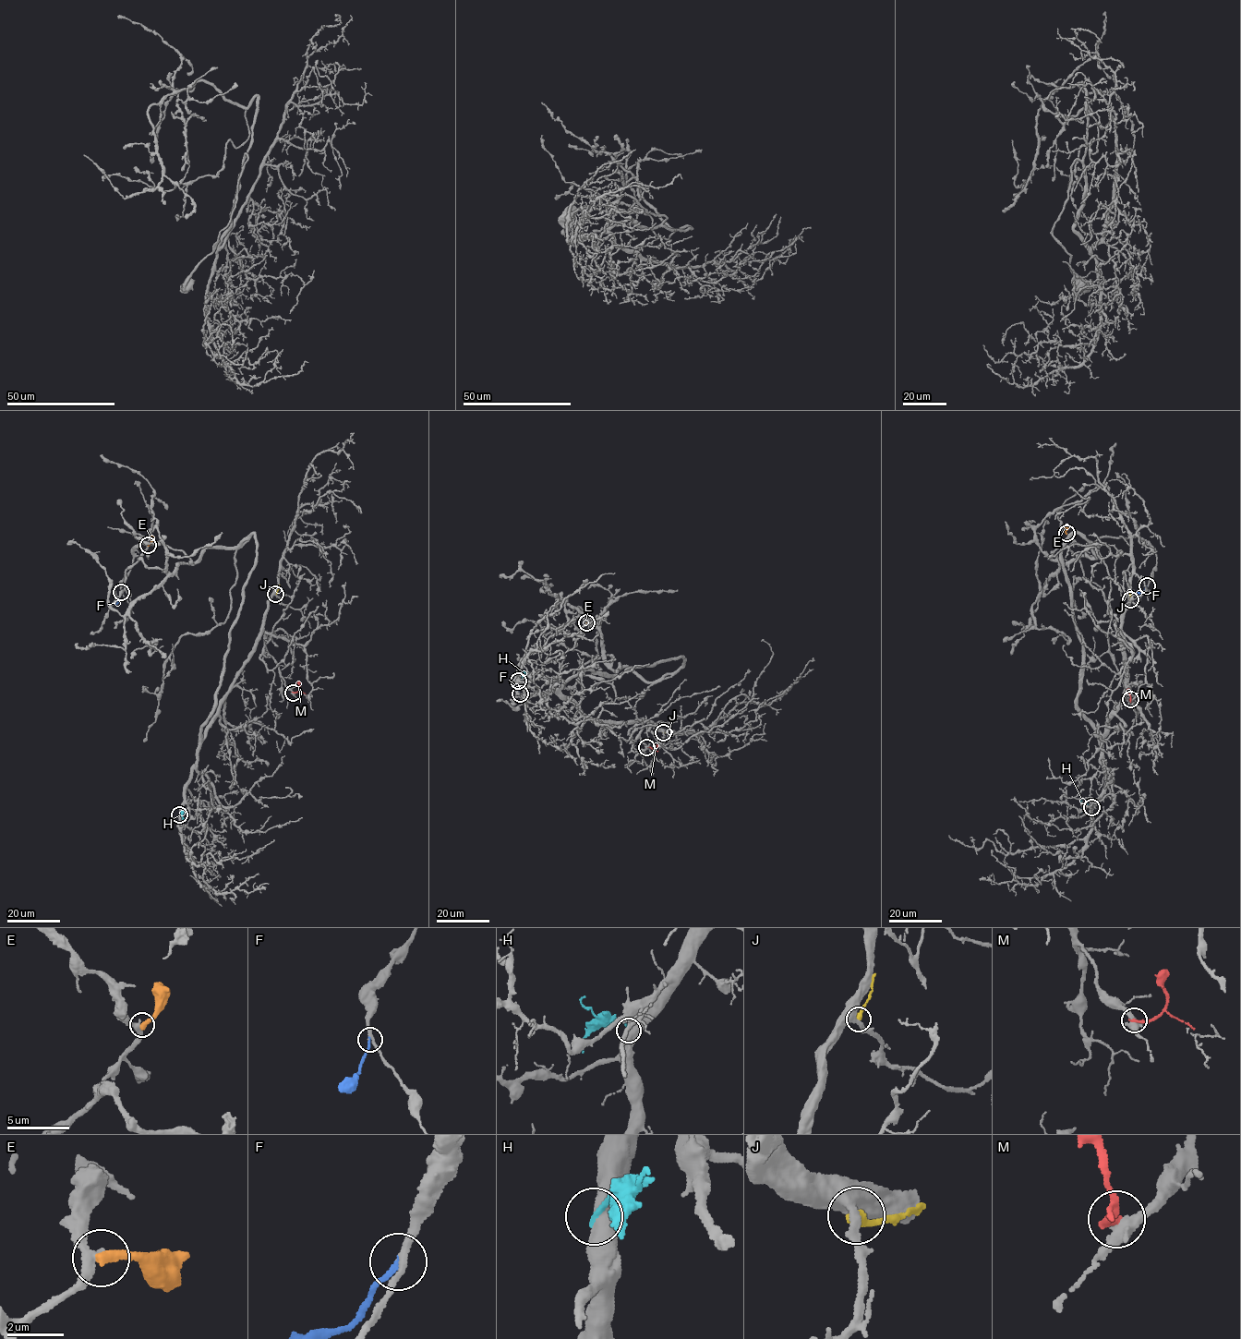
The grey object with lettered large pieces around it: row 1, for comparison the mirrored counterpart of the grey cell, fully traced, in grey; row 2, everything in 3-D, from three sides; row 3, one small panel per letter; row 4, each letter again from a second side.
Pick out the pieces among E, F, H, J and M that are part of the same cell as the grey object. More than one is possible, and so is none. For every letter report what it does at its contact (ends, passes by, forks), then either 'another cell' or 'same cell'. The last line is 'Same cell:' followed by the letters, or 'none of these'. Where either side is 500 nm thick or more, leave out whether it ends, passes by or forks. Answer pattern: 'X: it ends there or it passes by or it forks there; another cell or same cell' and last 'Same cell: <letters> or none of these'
E: it ends there; another cell
F: it ends there; same cell
H: another cell
J: it ends there; another cell
M: it ends there; another cell
Same cell: F

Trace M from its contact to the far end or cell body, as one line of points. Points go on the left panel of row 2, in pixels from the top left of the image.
M: (293, 693), (299, 689), (299, 681)

